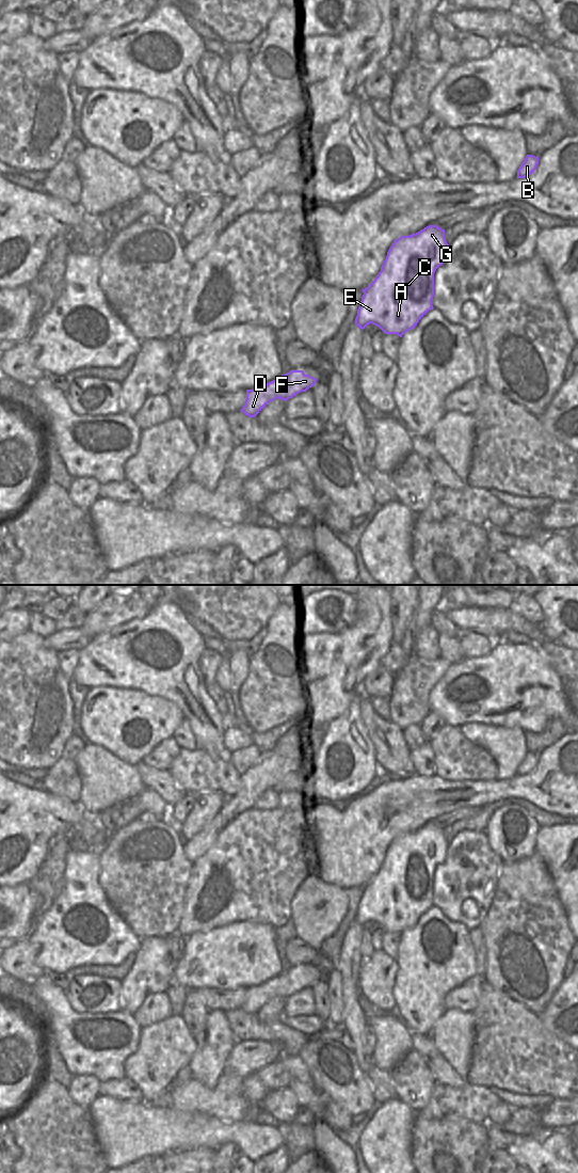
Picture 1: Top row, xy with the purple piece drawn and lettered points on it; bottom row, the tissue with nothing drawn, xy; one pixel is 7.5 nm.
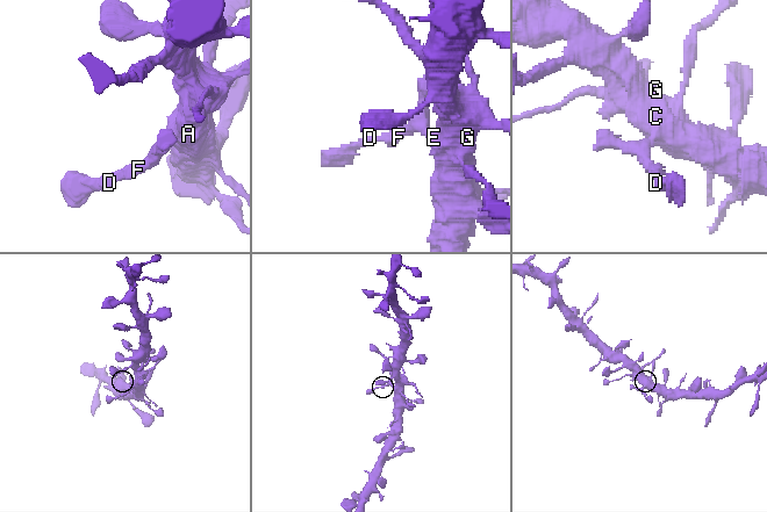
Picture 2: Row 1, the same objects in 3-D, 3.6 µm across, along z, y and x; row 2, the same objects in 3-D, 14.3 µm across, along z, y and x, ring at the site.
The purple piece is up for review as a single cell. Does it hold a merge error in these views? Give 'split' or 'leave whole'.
leave whole

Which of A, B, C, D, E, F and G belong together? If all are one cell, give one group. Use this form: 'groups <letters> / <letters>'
groups A B C D E F G

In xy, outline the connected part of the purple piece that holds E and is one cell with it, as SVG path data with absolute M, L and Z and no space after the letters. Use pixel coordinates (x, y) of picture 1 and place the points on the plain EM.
M429 823L416 831L401 834L394 839L376 875L363 887L355 922L365 926L372 921L385 932L402 933L417 923L433 907L434 871L445 860L449 842L445 827Z

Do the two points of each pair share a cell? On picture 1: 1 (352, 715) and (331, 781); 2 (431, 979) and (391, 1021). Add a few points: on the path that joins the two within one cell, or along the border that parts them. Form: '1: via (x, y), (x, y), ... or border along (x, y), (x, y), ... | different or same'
1: via (351, 735), (355, 766), (351, 776) | same
2: border along (395, 1011), (413, 1033) | different

